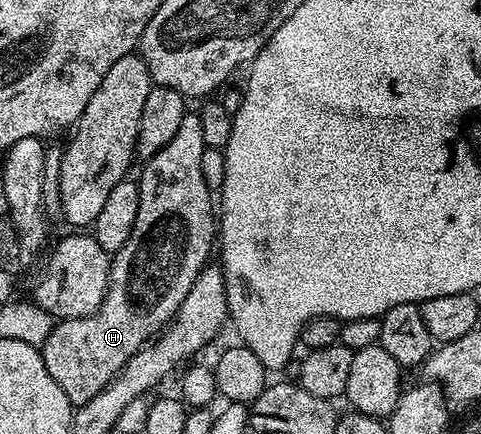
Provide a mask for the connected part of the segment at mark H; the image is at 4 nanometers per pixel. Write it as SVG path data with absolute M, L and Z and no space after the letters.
M188 113L181 121L181 129L177 129L177 133L169 140L169 145L165 145L165 149L161 149L151 159L146 160L142 164L143 172L137 175L139 184L137 221L133 221L133 233L129 233L129 241L125 241L125 245L121 245L121 249L114 252L113 258L110 260L111 271L107 275L107 292L101 305L93 314L86 315L83 319L64 319L56 322L51 328L49 337L43 343L41 354L45 361L45 369L49 369L49 377L53 377L53 381L57 381L57 385L61 385L65 397L71 404L78 405L89 401L94 395L101 393L101 389L105 389L105 385L109 385L109 381L113 381L113 377L129 361L129 357L133 357L133 353L137 353L144 345L151 342L171 322L181 305L181 301L185 301L185 293L189 293L189 289L193 289L193 281L197 281L201 269L208 266L210 259L207 258L211 255L211 242L216 242L217 239L217 211L216 208L215 211L211 208L213 192L205 185L205 177L201 177L201 153L203 149L201 121L198 114Z

